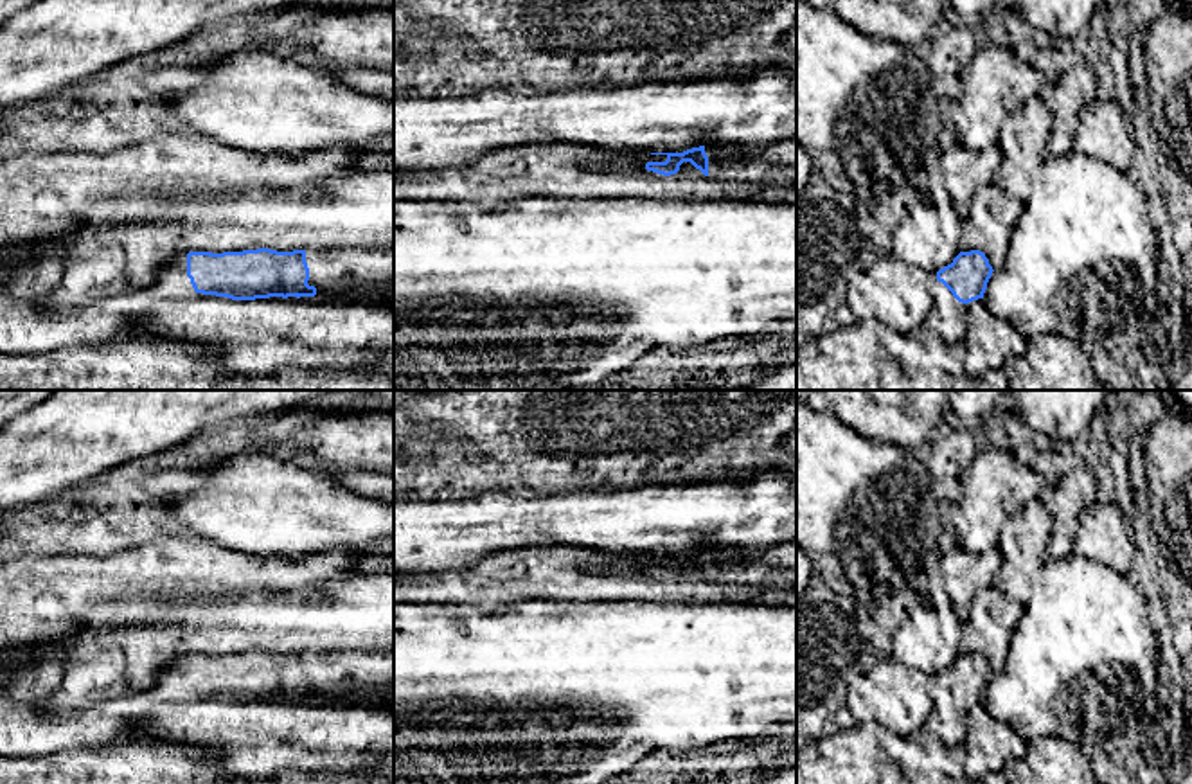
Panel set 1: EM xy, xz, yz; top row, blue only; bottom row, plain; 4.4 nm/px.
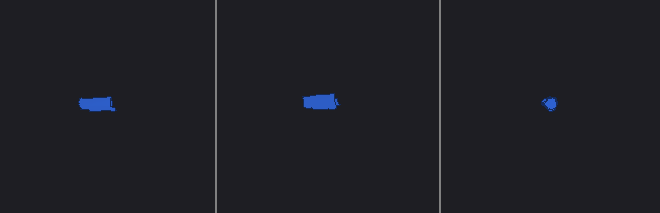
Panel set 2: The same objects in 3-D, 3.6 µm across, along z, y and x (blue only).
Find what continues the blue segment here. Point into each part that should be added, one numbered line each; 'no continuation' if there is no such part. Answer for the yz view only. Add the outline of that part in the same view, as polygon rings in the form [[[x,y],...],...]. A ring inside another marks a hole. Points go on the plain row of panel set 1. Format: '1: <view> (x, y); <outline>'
1: yz (948, 720); [[[930,676],[931,714],[926,726],[949,748],[965,744],[967,707],[958,705],[953,696]]]

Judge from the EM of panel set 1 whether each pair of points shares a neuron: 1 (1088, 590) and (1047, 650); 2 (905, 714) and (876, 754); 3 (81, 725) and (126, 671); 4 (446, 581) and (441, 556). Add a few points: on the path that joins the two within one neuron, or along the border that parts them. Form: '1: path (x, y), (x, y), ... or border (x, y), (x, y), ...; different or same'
1: path (1083, 605), (1065, 623), (1059, 635); same
2: border (872, 720), (901, 736), (925, 727); different
3: border (97, 705), (78, 709); different
4: border (484, 556), (457, 569), (412, 572); different

